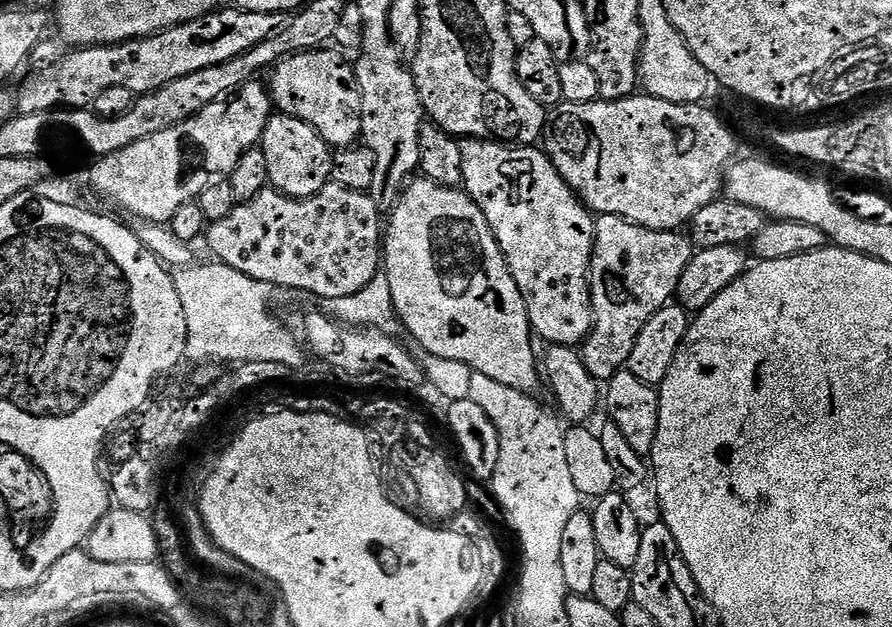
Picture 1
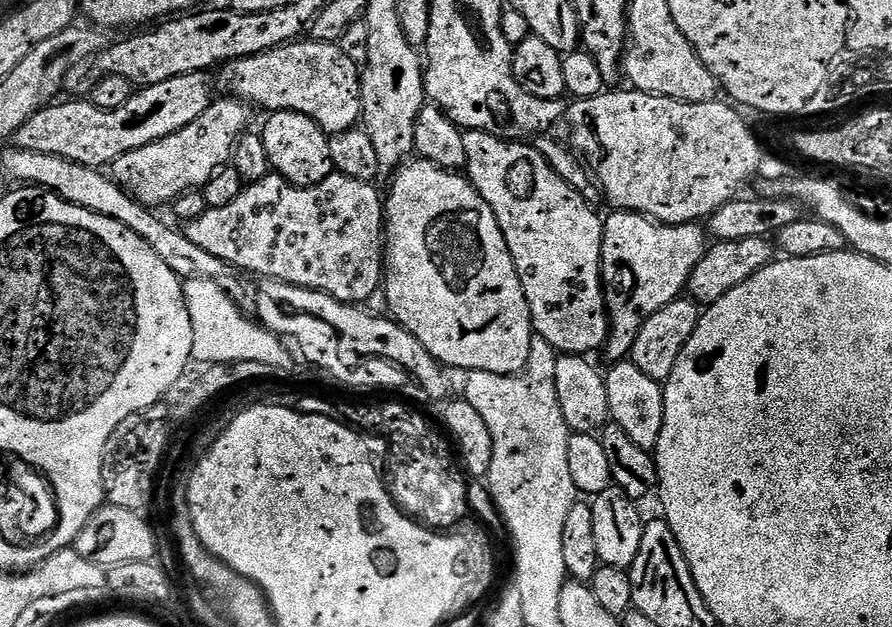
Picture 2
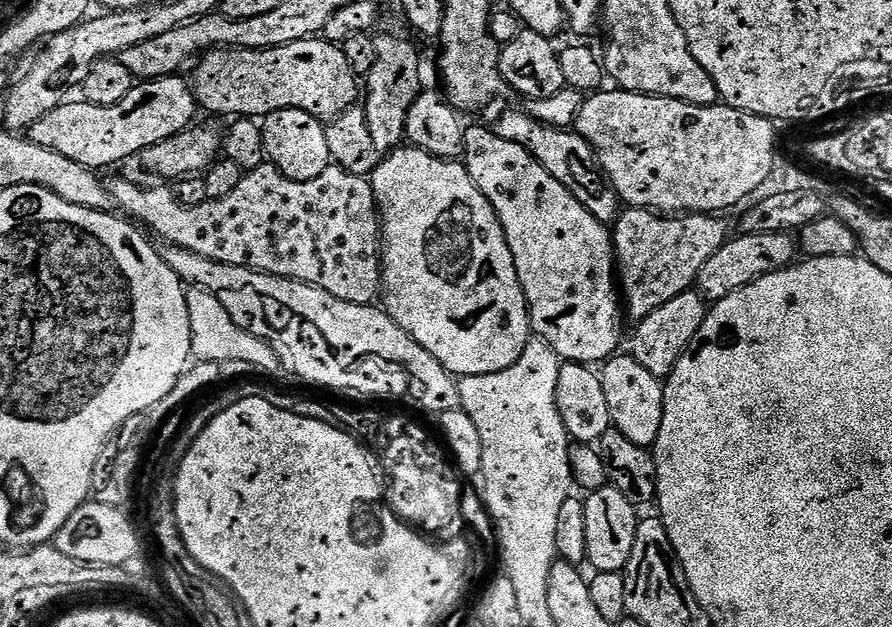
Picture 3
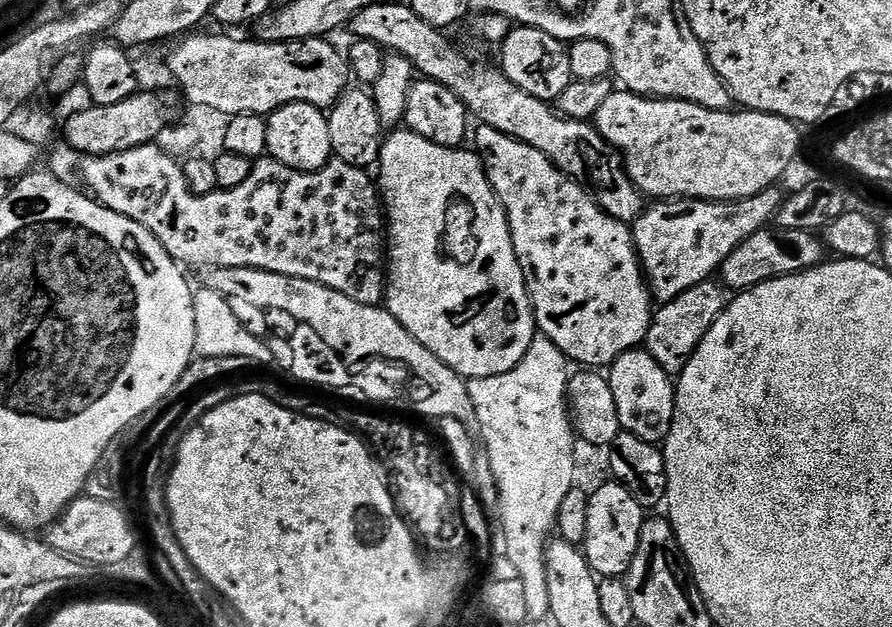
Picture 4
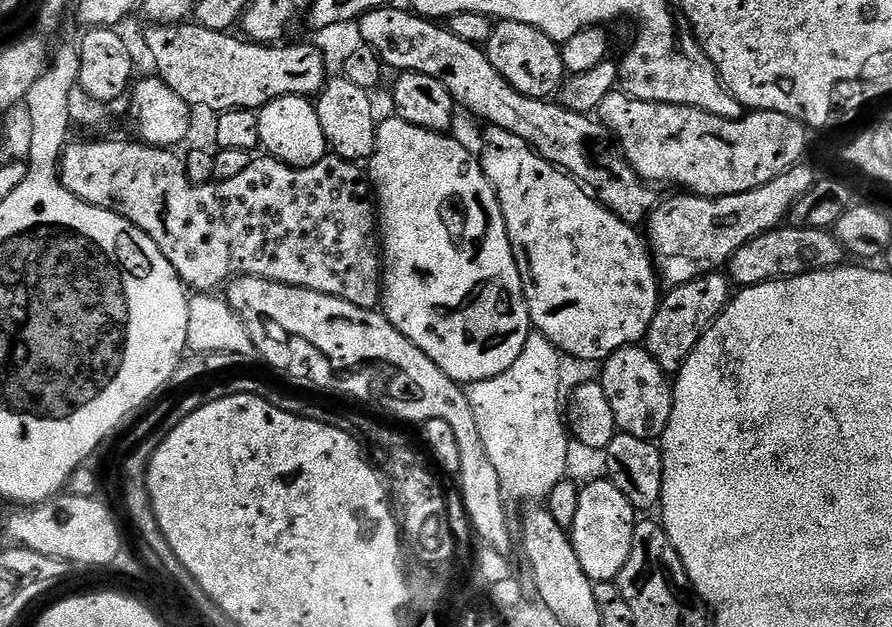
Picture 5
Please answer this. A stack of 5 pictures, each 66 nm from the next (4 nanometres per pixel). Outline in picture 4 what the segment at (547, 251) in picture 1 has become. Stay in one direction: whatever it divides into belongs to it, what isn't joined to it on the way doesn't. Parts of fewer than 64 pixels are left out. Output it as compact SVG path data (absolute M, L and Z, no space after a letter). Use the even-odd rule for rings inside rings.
M483 126L475 129L474 140L476 136L475 151L478 153L480 160L484 164L484 173L488 175L490 186L495 190L496 197L500 199L500 204L504 208L504 213L508 219L508 225L512 231L512 241L518 262L522 266L524 281L528 287L528 297L532 299L532 313L536 319L536 327L539 335L550 338L558 350L573 365L582 364L588 370L604 370L614 363L618 357L627 352L639 349L647 341L648 331L652 325L654 315L654 297L646 283L644 270L640 266L640 258L636 254L636 247L632 242L632 229L629 225L618 222L610 218L610 214L603 212L596 205L595 199L579 184L575 184L566 174L559 172L556 167L546 158L546 154L538 154L534 146L526 146L522 141L510 138L493 128Z

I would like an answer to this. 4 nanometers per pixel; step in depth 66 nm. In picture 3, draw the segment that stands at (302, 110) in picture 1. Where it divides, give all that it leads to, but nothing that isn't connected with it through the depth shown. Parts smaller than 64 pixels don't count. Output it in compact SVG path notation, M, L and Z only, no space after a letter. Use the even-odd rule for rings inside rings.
M321 37L302 39L266 50L215 48L199 57L195 68L192 85L197 105L203 111L206 109L214 114L230 114L229 116L238 118L263 118L275 110L296 108L306 110L312 117L327 122L348 108L355 107L360 98L360 82L350 70L350 62L346 59L343 47Z

